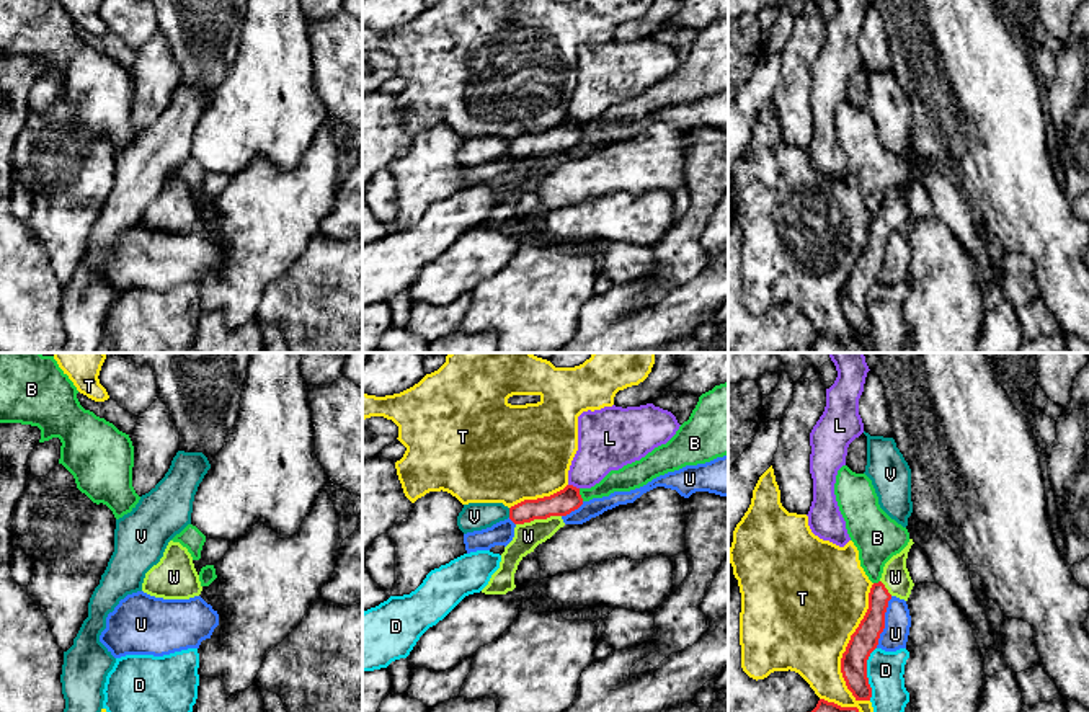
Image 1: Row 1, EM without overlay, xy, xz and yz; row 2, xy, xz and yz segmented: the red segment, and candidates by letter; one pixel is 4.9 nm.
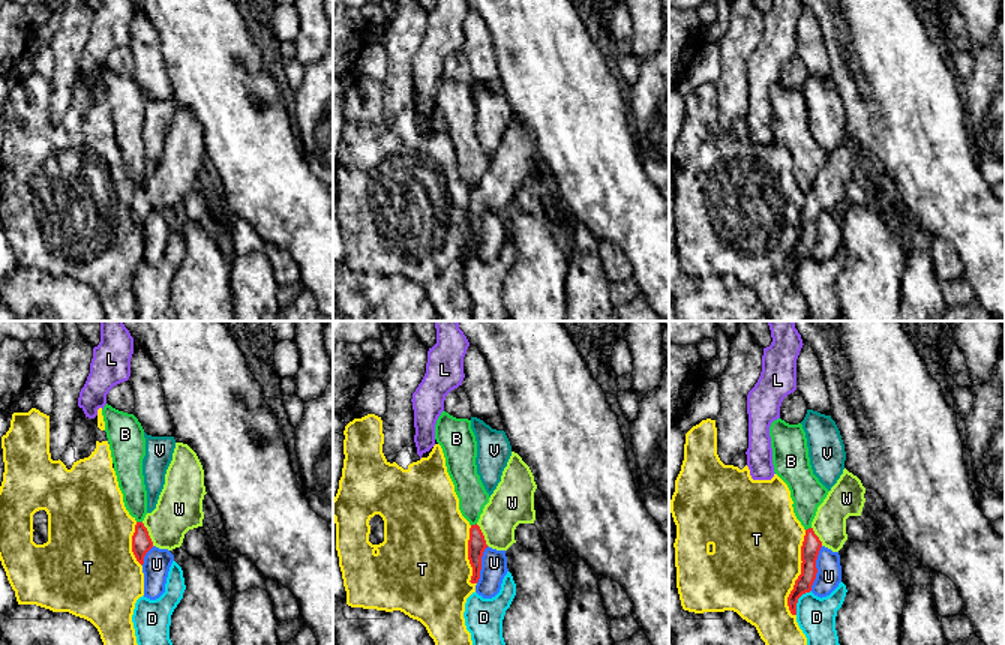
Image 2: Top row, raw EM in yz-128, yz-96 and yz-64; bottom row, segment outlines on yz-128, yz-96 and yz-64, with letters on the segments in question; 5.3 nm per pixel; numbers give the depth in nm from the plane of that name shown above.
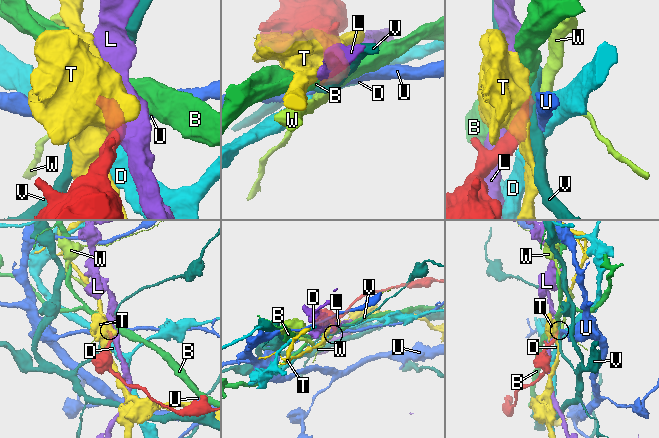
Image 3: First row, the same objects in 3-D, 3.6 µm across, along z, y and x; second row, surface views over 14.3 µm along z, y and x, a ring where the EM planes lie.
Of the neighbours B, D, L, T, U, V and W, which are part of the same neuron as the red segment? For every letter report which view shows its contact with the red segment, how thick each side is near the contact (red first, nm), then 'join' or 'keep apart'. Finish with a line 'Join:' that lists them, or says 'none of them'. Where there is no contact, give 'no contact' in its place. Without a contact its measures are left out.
B: meets red in xz; 120 nm thick on the red side, 120 nm on the other; keep apart
D: meets red in yz; 140 nm thick on the red side, 180 nm on the other; keep apart
L: meets red in xz; 120 nm thick on the red side, 260 nm on the other; keep apart
T: meets red in yz; 140 nm thick on the red side, 480 nm on the other; keep apart
U: meets red in yz; 140 nm thick on the red side, 130 nm on the other; keep apart
V: meets red in xz; 120 nm thick on the red side, 140 nm on the other; keep apart
W: meets red in xz; 120 nm thick on the red side, 140 nm on the other; join
Join: W

